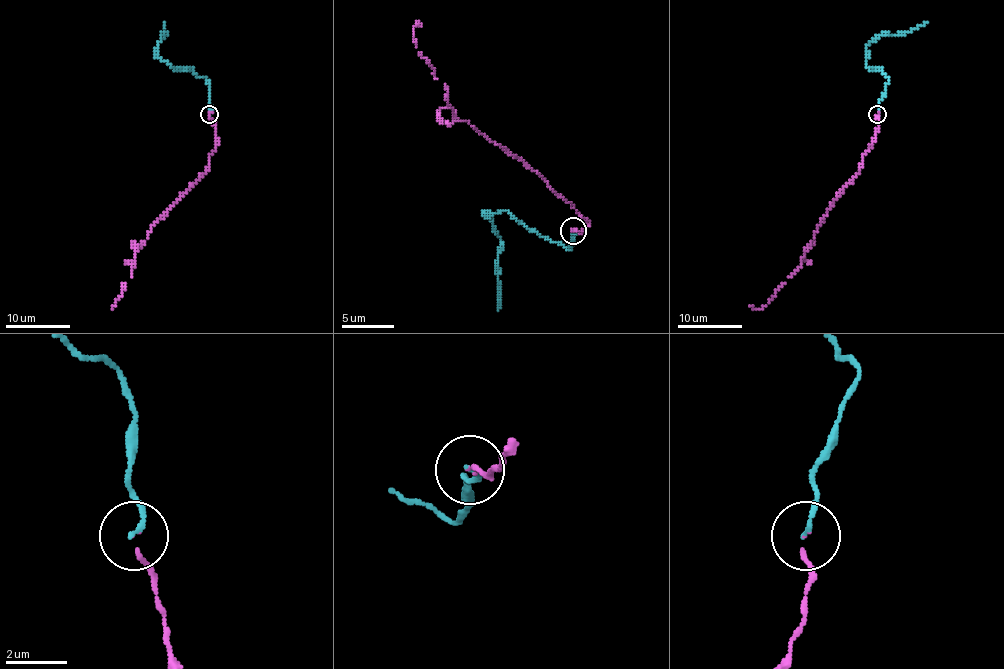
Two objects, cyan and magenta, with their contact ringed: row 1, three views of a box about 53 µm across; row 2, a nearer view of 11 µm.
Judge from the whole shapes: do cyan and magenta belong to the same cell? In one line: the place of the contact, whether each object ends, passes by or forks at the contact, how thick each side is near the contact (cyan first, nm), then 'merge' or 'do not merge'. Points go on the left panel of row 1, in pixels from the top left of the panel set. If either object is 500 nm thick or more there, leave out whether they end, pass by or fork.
place (209, 114); cyan ends; magenta ends; calibres 150 and 110 nm; merge

